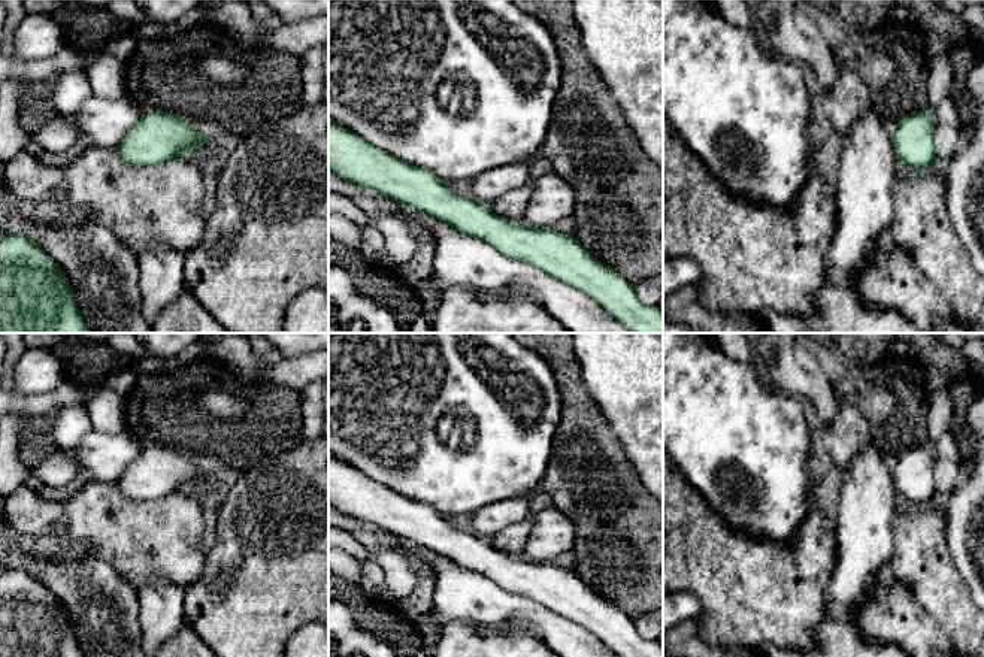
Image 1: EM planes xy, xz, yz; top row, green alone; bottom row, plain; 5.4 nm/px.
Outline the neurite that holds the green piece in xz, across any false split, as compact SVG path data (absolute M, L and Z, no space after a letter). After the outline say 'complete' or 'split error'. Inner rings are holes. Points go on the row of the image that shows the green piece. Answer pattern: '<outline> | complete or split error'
M330 118L328 170L482 239L505 257L529 263L585 293L632 333L663 333L663 311L641 303L635 285L593 257L572 234L499 217L490 206L454 194L430 170L376 148Z | complete

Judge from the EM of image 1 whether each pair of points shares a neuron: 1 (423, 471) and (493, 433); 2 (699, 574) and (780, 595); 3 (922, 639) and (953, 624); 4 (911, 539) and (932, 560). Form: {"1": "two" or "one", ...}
{"1": "one", "2": "one", "3": "two", "4": "one"}

